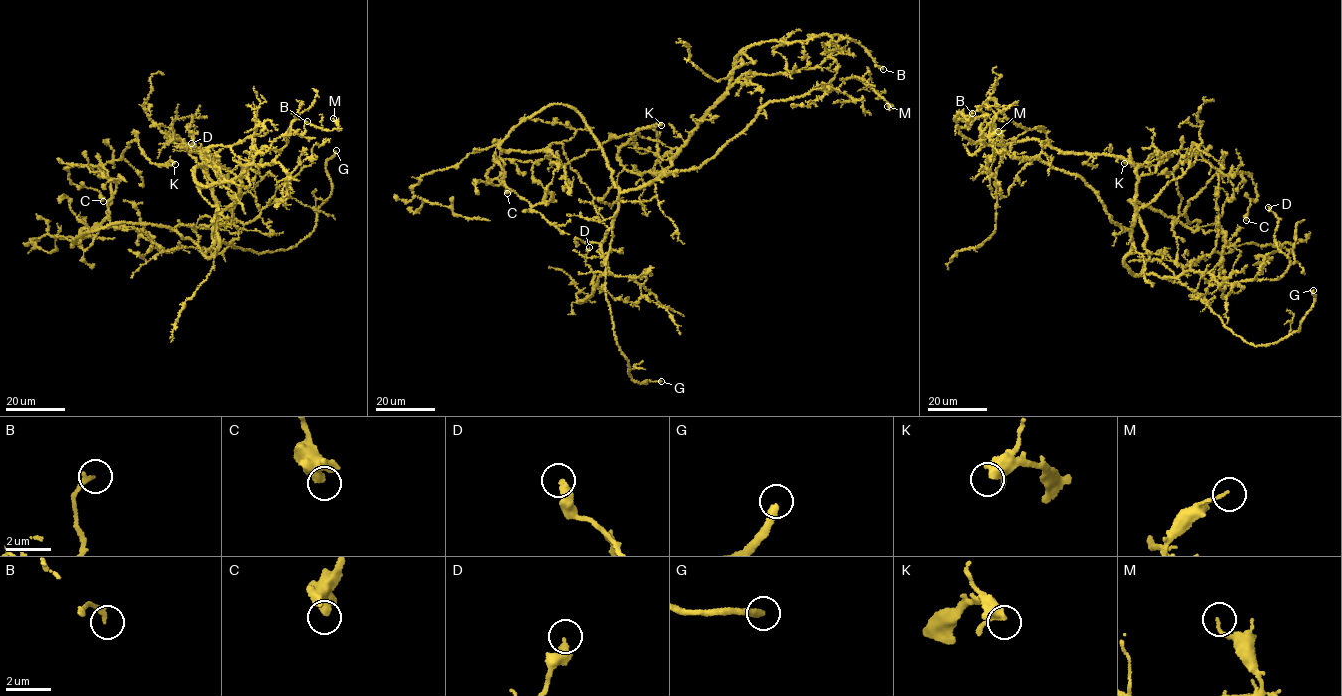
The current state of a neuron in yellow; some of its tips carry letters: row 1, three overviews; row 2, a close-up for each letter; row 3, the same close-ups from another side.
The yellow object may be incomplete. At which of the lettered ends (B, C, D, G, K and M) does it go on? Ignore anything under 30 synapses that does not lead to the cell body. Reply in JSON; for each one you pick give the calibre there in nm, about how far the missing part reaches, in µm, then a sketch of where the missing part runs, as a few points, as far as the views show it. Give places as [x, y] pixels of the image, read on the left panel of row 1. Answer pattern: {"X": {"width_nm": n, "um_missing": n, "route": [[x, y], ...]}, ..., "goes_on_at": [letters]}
{"G": {"width_nm": 320, "um_missing": 15, "route": [[336, 150], [338, 140], [346, 132], [358, 132]]}, "goes_on_at": ["G"]}

